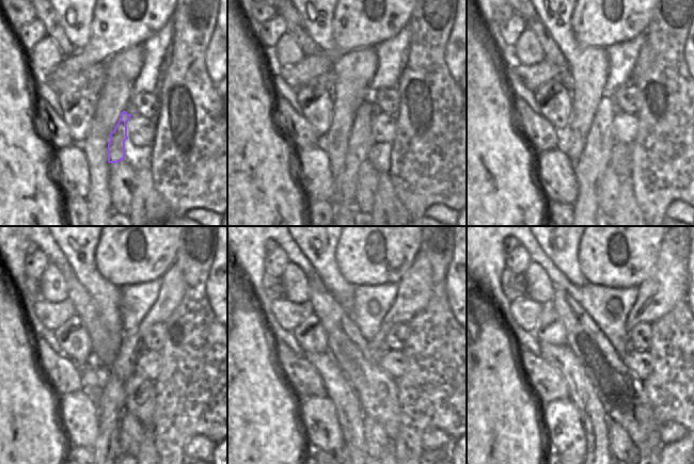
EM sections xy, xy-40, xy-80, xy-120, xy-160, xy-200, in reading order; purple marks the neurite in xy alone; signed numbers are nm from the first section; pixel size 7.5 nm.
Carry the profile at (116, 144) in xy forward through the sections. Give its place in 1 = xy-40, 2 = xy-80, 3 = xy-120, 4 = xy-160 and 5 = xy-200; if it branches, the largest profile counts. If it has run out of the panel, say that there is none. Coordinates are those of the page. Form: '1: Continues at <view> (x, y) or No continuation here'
1: Continues at xy-40 (361, 141)
2: Continues at xy-80 (593, 161)
3: Continues at xy-120 (110, 405)
4: Continues at xy-160 (415, 287)
5: Continues at xy-200 (667, 285)

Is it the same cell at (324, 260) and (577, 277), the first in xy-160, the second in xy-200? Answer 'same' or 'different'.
same

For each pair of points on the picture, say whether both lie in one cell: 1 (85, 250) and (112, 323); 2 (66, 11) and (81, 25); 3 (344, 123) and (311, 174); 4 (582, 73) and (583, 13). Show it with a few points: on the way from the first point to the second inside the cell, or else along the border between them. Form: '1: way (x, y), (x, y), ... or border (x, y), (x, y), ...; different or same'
1: way (85, 268), (90, 278), (107, 296), (108, 305); same
2: way (69, 13), (78, 21); same
3: border (315, 145), (327, 154), (331, 176); different
4: border (570, 22), (581, 45), (603, 49); different

